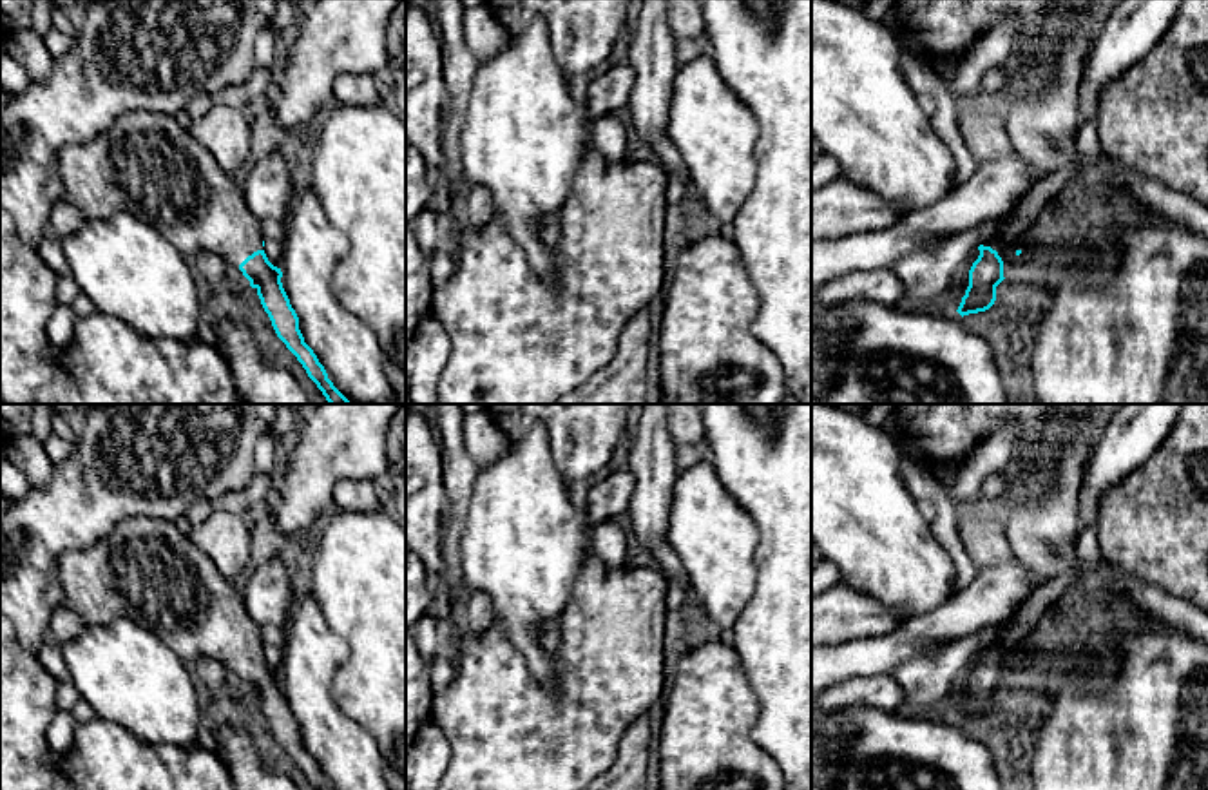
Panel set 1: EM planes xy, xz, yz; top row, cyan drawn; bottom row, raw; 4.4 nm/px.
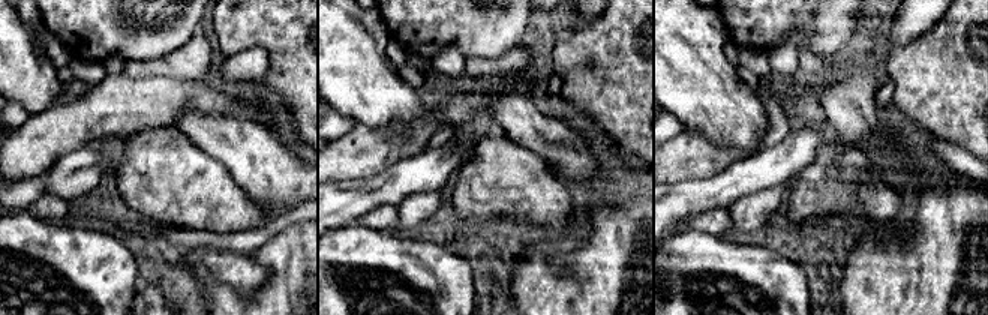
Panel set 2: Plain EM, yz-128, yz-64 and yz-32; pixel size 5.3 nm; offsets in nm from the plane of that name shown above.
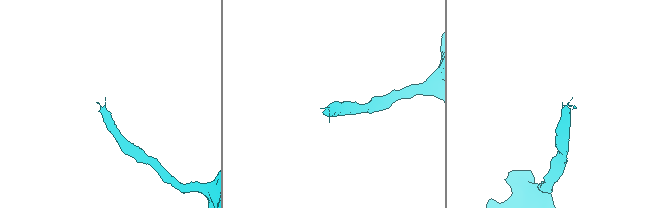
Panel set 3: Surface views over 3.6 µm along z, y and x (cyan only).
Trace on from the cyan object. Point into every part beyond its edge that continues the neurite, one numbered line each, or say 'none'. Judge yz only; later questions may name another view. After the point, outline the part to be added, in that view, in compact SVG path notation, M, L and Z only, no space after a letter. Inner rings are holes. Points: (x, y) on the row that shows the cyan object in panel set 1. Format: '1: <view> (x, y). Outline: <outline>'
1: yz (1015, 265). Outline: M1023 198L1016 203L1016 207L1009 214L998 217L998 230L991 236L989 241L983 243L983 246L991 246L1002 257L1005 279L1016 279L1027 272L1041 268L1041 255L1038 252L1025 254L1020 246L1020 239L1014 245L998 243L1000 236L1011 225L1012 214L1018 210L1021 201Z

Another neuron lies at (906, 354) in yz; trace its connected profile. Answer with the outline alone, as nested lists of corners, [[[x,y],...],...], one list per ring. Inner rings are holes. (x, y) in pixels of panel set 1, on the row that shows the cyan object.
[[[855,299],[835,315],[853,321],[855,330],[839,357],[842,377],[822,404],[1007,404],[991,344],[958,312]]]

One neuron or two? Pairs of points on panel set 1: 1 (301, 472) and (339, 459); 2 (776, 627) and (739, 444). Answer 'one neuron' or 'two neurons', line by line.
1: one neuron
2: one neuron

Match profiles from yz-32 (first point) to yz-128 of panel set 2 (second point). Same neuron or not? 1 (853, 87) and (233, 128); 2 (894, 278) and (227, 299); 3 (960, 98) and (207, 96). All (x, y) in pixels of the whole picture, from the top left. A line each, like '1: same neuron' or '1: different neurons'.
1: same neuron
2: same neuron
3: different neurons

